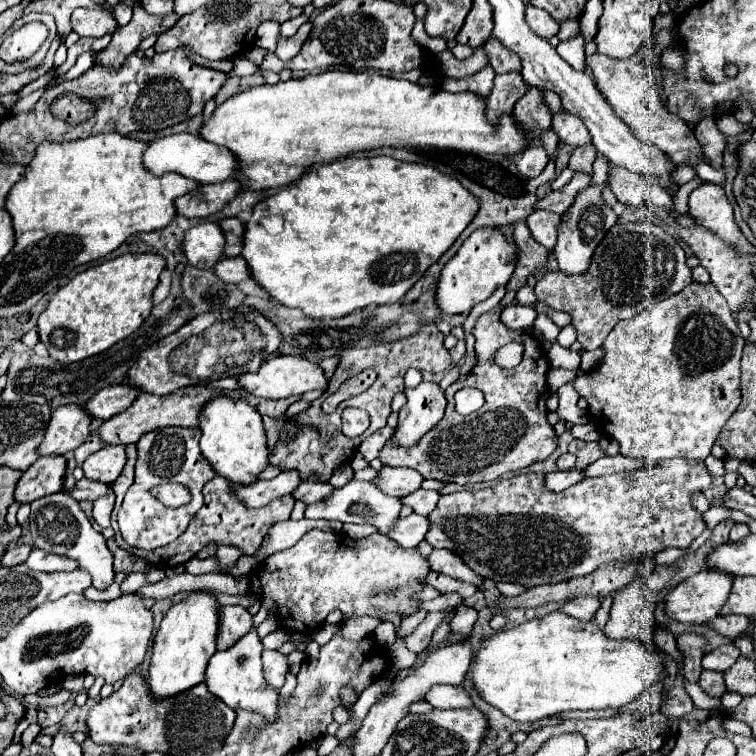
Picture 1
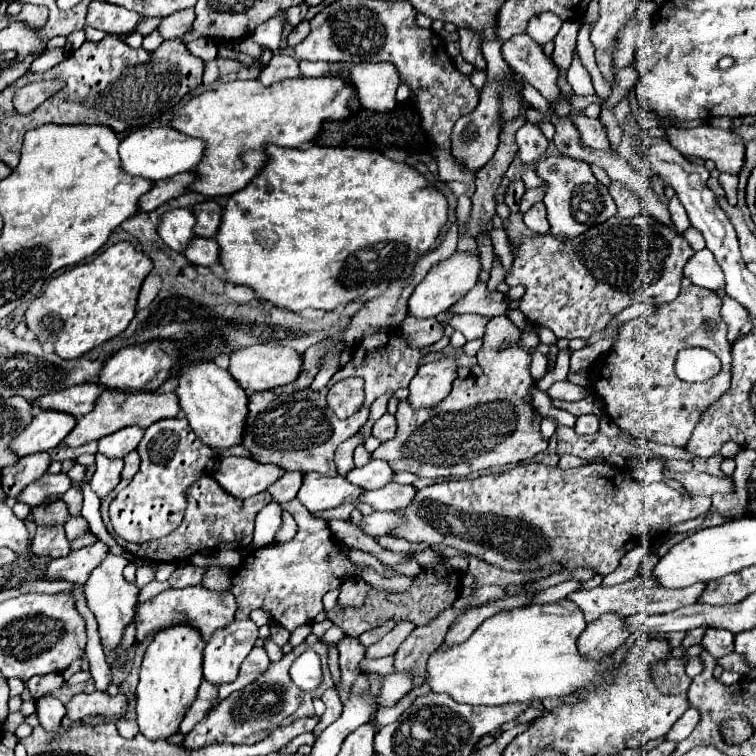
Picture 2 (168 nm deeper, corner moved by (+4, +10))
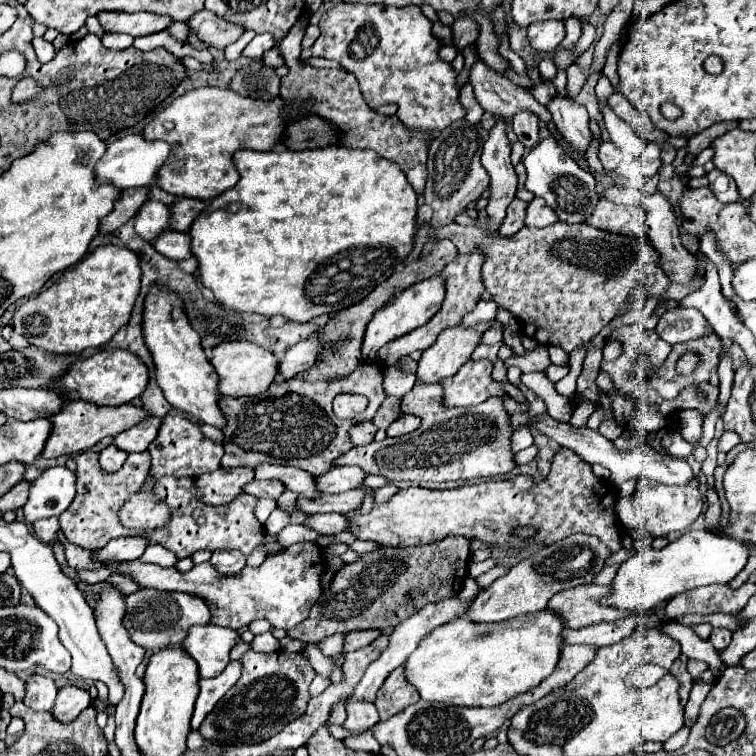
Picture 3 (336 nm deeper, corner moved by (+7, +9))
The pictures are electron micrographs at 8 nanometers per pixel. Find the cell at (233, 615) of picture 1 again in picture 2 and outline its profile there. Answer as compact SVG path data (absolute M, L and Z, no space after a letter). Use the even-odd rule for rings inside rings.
M188 586L184 590L170 588L156 598L140 604L138 608L138 620L136 620L136 640L142 642L148 634L154 634L170 624L192 624L200 630L202 638L208 640L216 630L222 630L222 626L228 626L234 620L236 614L236 598L230 592L214 592L204 586Z

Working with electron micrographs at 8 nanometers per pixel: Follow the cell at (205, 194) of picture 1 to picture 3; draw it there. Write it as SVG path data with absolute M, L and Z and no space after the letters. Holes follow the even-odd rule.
M135 187L135 189L129 189L129 191L121 191L113 211L105 219L101 219L99 233L107 235L107 233L113 233L115 229L119 229L121 225L125 225L137 213L137 209L141 207L141 203L145 199L147 199L147 189L145 187Z

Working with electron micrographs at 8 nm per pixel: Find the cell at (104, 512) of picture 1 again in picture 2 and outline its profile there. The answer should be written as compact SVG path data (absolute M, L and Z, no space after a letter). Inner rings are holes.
M96 454L96 472L90 480L90 488L98 494L98 498L106 498L114 486L120 482L120 472L122 472L122 460L112 460L102 454Z

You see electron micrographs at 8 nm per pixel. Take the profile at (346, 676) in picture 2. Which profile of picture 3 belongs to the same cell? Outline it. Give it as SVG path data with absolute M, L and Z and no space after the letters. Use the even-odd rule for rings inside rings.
M331 635L331 637L325 637L323 641L317 643L317 647L321 649L323 655L327 657L333 657L333 655L341 655L343 653L343 635Z

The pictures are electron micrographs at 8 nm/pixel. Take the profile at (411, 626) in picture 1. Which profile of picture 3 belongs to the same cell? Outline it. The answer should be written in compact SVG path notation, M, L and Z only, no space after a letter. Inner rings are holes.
M377 629L349 631L349 633L345 633L345 653L347 653L347 651L357 651L357 649L369 645L369 643L375 641L379 635L381 635L381 631L377 631Z

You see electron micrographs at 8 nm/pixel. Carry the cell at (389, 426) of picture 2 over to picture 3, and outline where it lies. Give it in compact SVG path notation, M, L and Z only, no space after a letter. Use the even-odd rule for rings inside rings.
M405 415L405 417L395 419L395 421L389 425L387 435L389 435L389 437L401 437L401 435L407 435L407 433L415 431L419 425L421 425L421 419L417 419L415 415Z

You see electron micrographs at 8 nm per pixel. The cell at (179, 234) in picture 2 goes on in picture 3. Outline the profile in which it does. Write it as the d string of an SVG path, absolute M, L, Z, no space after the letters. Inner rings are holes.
M147 199L135 215L135 231L145 241L153 241L159 233L167 231L167 223L169 207L155 199Z

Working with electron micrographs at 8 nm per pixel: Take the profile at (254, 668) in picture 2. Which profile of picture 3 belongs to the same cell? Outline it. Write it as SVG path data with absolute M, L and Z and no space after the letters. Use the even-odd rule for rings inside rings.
M231 661L221 675L211 677L211 679L201 679L201 693L199 693L197 703L195 703L191 729L195 729L195 731L199 729L203 719L213 711L215 703L237 683L239 677L241 677L241 663Z

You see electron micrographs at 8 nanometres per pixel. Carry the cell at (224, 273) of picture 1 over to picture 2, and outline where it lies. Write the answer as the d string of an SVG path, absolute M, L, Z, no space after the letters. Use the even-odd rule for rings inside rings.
M194 238L184 256L196 266L214 266L220 264L220 246L216 240Z

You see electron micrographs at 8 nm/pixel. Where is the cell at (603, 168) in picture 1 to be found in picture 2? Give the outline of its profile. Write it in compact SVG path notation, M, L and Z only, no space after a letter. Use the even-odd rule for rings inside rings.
M572 114L570 118L572 118L572 124L576 126L576 130L580 132L584 146L594 148L594 150L608 150L608 146L610 146L608 136L598 118L588 118L584 114Z

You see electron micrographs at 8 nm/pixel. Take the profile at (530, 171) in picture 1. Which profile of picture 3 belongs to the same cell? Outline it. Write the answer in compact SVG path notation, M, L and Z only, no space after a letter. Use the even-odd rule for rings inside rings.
M517 111L511 117L513 123L513 131L517 135L517 139L527 147L533 149L539 143L539 117L533 115L531 111Z

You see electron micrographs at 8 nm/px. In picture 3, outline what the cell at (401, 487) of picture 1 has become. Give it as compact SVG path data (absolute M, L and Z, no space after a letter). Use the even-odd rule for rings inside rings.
M331 467L325 475L317 477L317 489L321 493L343 493L355 489L365 477L361 467Z

